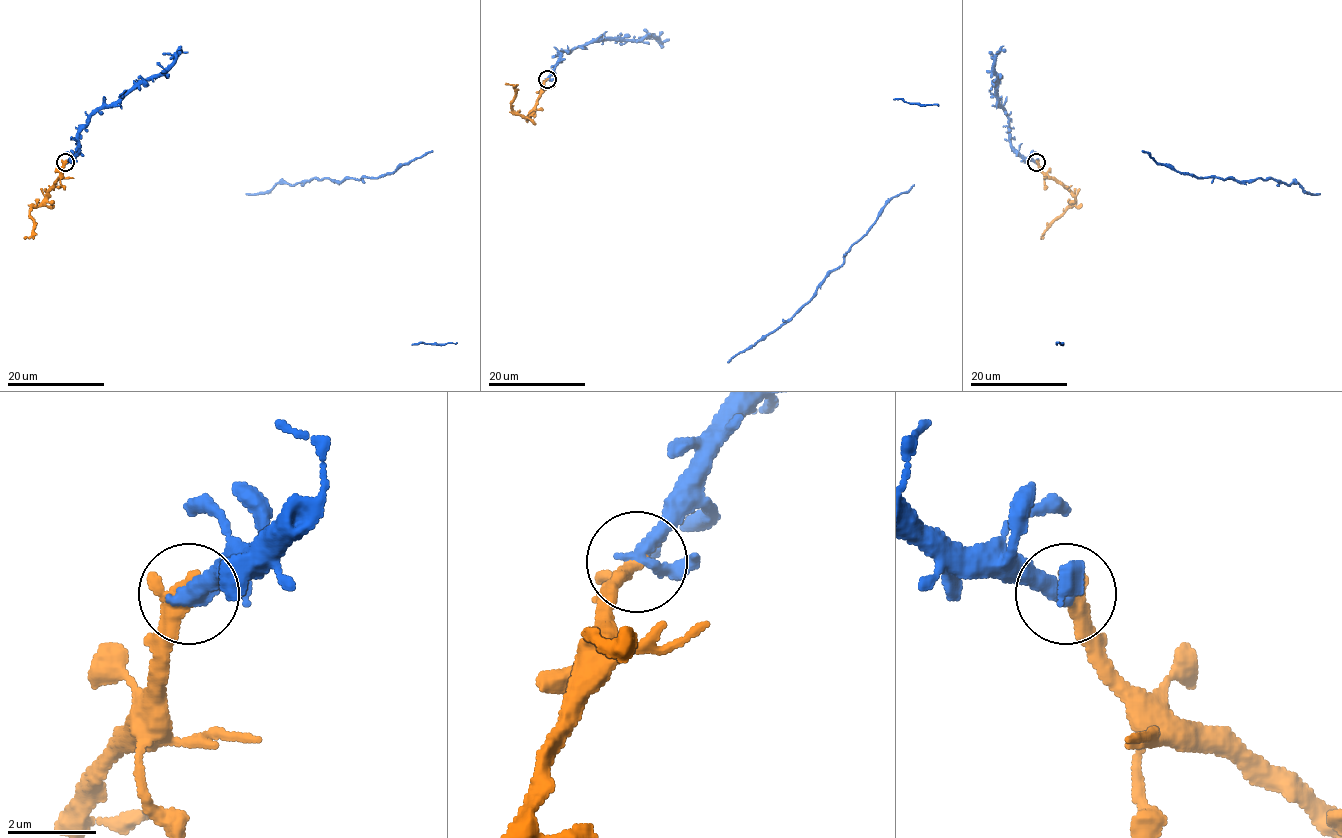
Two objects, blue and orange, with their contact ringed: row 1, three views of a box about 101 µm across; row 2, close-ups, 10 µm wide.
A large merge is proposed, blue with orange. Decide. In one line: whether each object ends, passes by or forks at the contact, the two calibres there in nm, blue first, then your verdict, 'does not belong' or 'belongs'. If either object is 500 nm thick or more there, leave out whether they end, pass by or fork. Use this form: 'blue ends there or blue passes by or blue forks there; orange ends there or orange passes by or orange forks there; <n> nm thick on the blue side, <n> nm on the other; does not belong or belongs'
blue passes by; orange ends there; 280 nm thick on the blue side, 480 nm on the other; belongs

